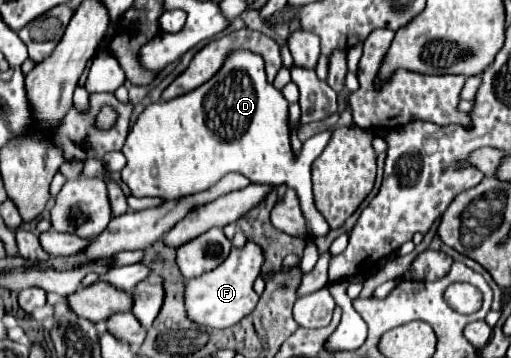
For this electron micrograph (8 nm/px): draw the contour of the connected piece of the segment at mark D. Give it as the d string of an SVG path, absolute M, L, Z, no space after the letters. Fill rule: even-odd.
M235 51L229 55L229 59L225 61L223 69L215 75L215 79L207 81L205 85L197 87L195 91L187 93L187 95L181 95L181 97L175 97L171 101L159 101L159 103L151 103L145 107L145 111L139 115L139 119L135 121L133 129L129 131L127 135L127 141L123 145L123 155L127 157L127 165L125 169L121 171L121 179L123 183L131 189L131 195L135 197L161 197L161 199L173 199L173 197L187 197L191 193L199 193L203 189L209 189L213 187L221 177L225 177L227 173L231 171L237 171L237 173L243 173L245 177L249 177L253 183L269 183L269 185L287 185L287 187L293 187L297 191L297 197L299 197L299 203L301 203L301 211L303 211L303 217L305 217L307 229L310 234L314 236L326 235L330 228L324 217L315 209L315 203L313 203L313 193L311 193L311 163L313 159L325 149L331 133L329 131L323 131L321 137L315 135L311 139L307 139L299 151L299 155L293 153L293 147L291 147L291 139L289 139L289 111L287 111L289 103L283 99L281 91L277 91L273 85L267 83L267 77L265 77L265 69L263 69L263 59L251 51Z

